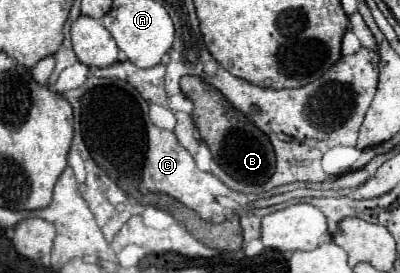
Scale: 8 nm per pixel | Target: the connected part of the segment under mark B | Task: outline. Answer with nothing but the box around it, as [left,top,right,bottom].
[180,76,274,184]

